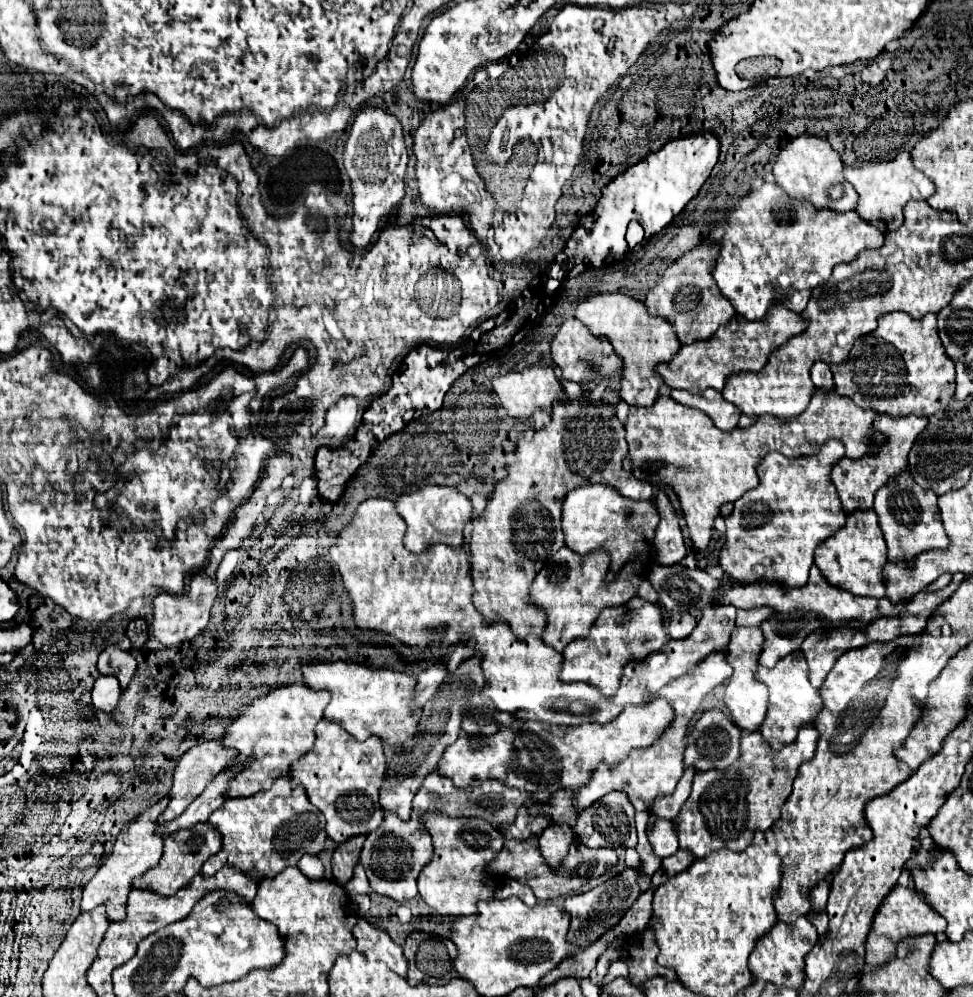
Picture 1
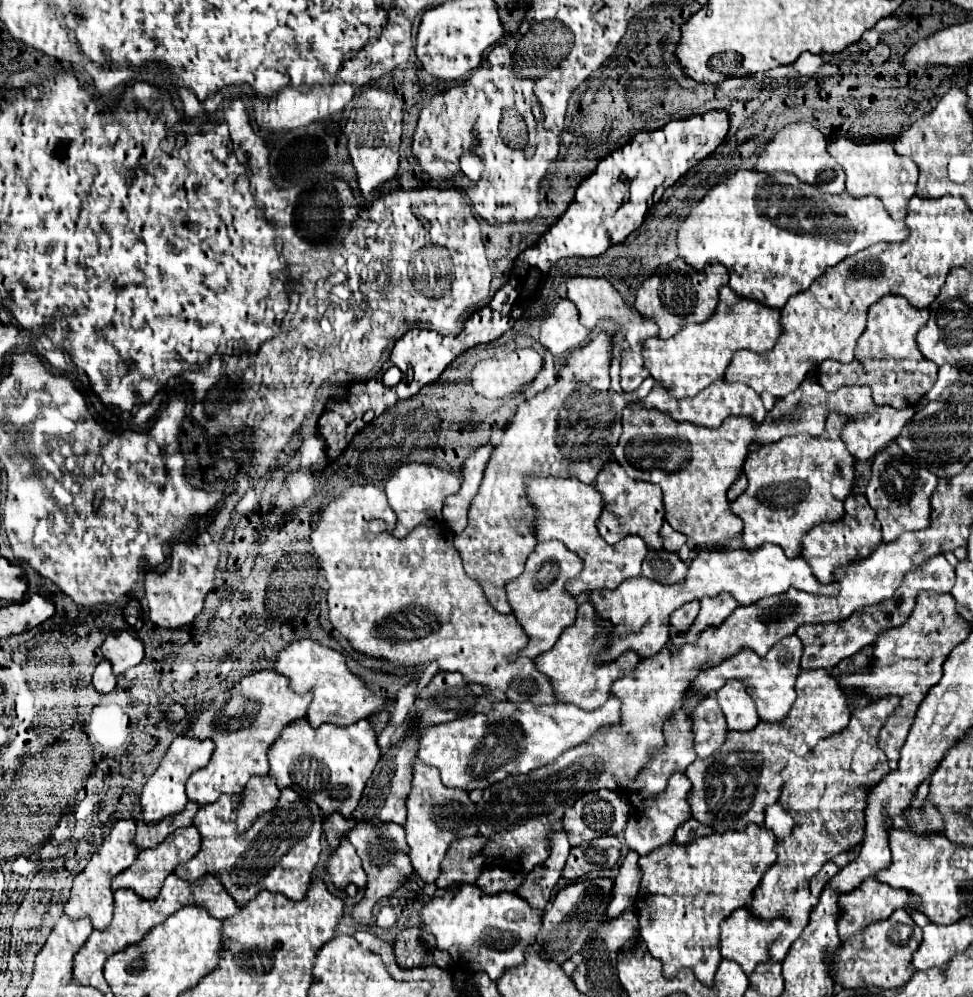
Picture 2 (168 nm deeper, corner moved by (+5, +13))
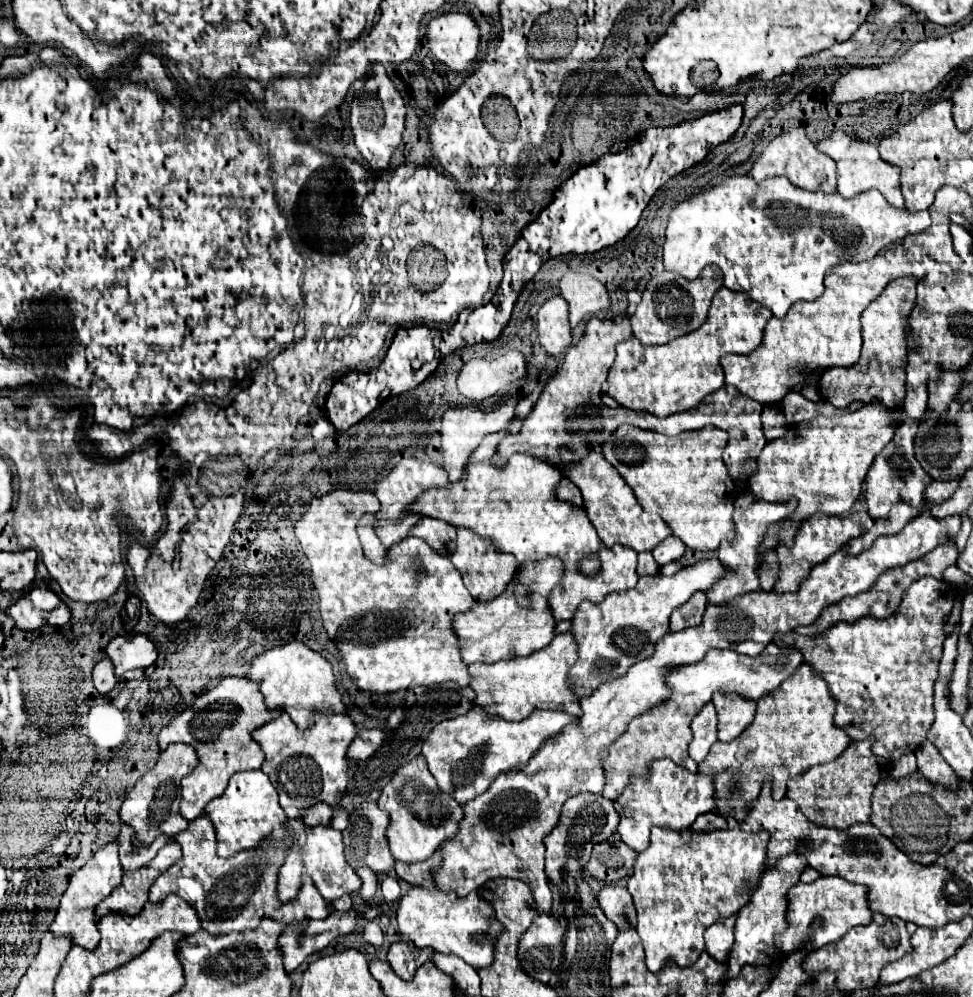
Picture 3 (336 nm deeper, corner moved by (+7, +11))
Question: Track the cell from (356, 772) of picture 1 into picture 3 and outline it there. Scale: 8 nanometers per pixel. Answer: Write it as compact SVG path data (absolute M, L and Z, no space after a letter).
M282 713L274 721L256 729L254 739L266 755L262 771L272 779L272 785L280 795L280 805L288 815L322 801L334 809L340 807L340 799L356 775L354 761L348 757L348 747L356 735L358 727L348 715L316 715L312 727L300 731L290 715Z

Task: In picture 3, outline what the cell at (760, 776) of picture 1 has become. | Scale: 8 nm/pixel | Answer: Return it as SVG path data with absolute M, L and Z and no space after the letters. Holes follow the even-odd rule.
M802 663L796 669L796 675L784 681L784 687L780 687L780 691L764 695L764 699L760 699L756 719L736 741L716 741L708 757L698 765L700 775L708 775L714 779L716 813L722 815L726 821L736 823L742 823L742 819L746 819L750 803L754 803L754 797L758 797L748 795L748 771L752 771L750 783L762 785L766 779L772 777L774 799L782 799L788 779L798 776L800 771L810 767L810 763L820 765L824 761L834 761L850 743L846 731L834 723L834 713L836 699L830 695L824 677L810 665ZM716 769L722 771L720 779L716 779Z

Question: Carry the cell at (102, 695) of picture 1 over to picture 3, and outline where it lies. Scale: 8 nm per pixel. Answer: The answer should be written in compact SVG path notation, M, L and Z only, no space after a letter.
M102 659L100 663L96 663L92 671L92 681L100 695L108 695L112 691L112 687L116 685L116 675L114 675L114 667L110 659Z

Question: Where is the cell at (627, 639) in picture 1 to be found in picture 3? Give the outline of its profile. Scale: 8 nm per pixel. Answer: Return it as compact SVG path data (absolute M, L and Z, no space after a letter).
M560 633L544 651L536 651L528 657L520 659L506 659L498 663L472 663L470 687L476 693L474 703L484 707L492 715L500 715L508 721L526 719L534 709L554 709L554 711L568 711L570 715L580 717L580 697L570 687L568 671L578 659L578 643L574 635Z

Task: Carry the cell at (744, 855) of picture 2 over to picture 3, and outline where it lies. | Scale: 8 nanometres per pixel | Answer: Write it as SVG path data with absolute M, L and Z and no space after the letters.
M740 825L710 833L666 831L654 827L650 845L632 867L628 891L638 911L636 931L642 939L646 965L652 973L674 961L688 967L704 953L704 931L748 903L766 869L768 833L752 833Z

